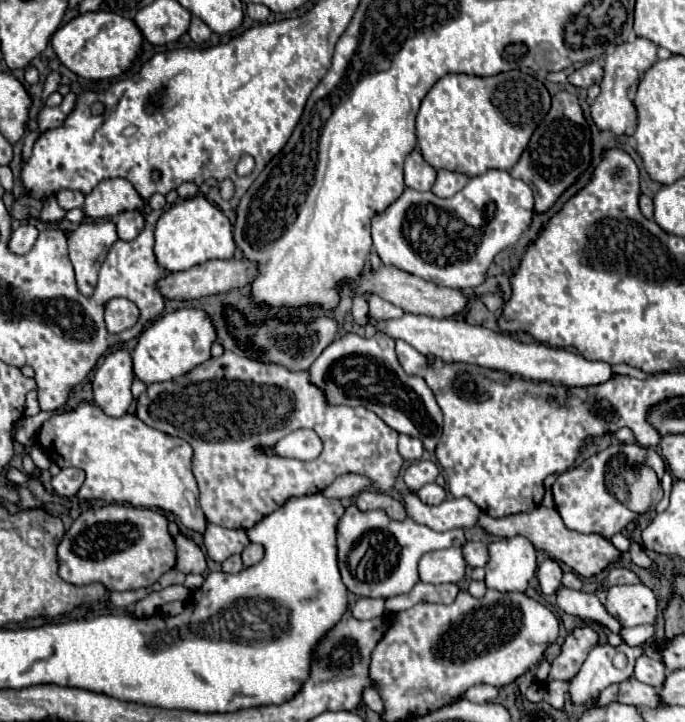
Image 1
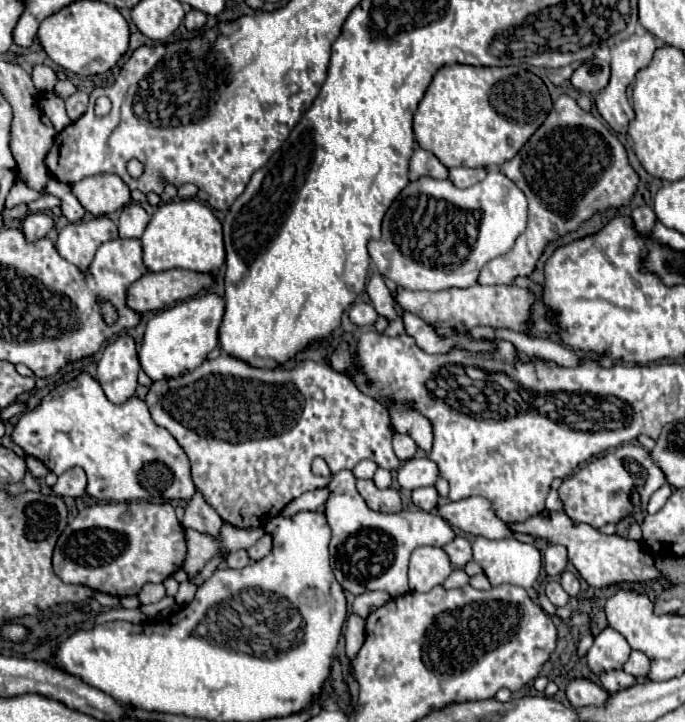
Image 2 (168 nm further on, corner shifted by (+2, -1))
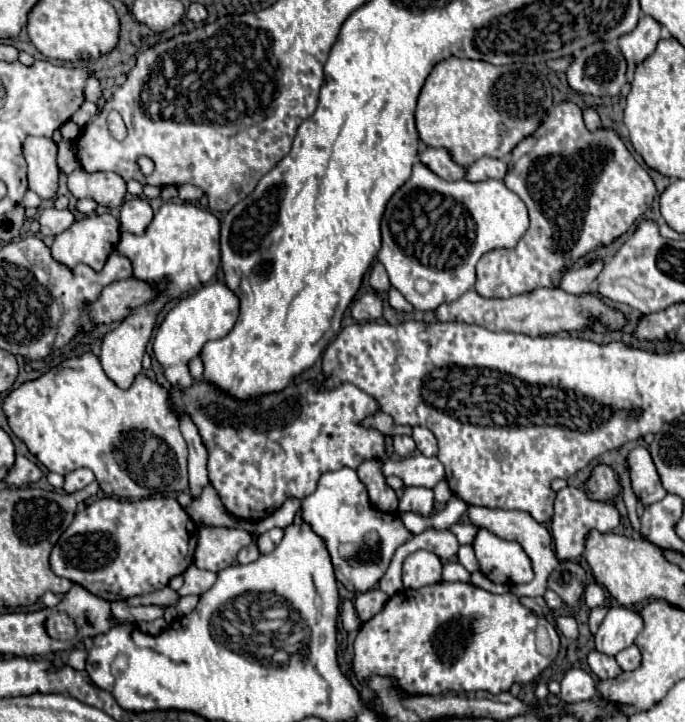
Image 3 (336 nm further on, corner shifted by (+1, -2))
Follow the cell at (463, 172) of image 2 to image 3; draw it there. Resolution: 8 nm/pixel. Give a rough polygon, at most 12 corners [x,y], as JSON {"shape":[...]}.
{"shape":[[482,157],[468,167],[468,181],[502,181],[508,161]]}

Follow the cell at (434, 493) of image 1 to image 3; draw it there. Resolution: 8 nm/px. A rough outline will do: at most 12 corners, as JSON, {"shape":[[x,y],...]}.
{"shape":[[408,487],[398,513],[412,511],[428,517],[434,509],[432,489]]}

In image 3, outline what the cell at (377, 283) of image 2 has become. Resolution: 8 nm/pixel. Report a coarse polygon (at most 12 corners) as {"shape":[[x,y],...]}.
{"shape":[[380,261],[372,263],[370,285],[376,293],[386,293],[390,281]]}

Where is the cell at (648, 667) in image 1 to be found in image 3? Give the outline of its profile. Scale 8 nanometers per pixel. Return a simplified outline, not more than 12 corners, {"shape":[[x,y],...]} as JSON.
{"shape":[[636,645],[622,649],[616,655],[622,671],[632,671],[640,665]]}

